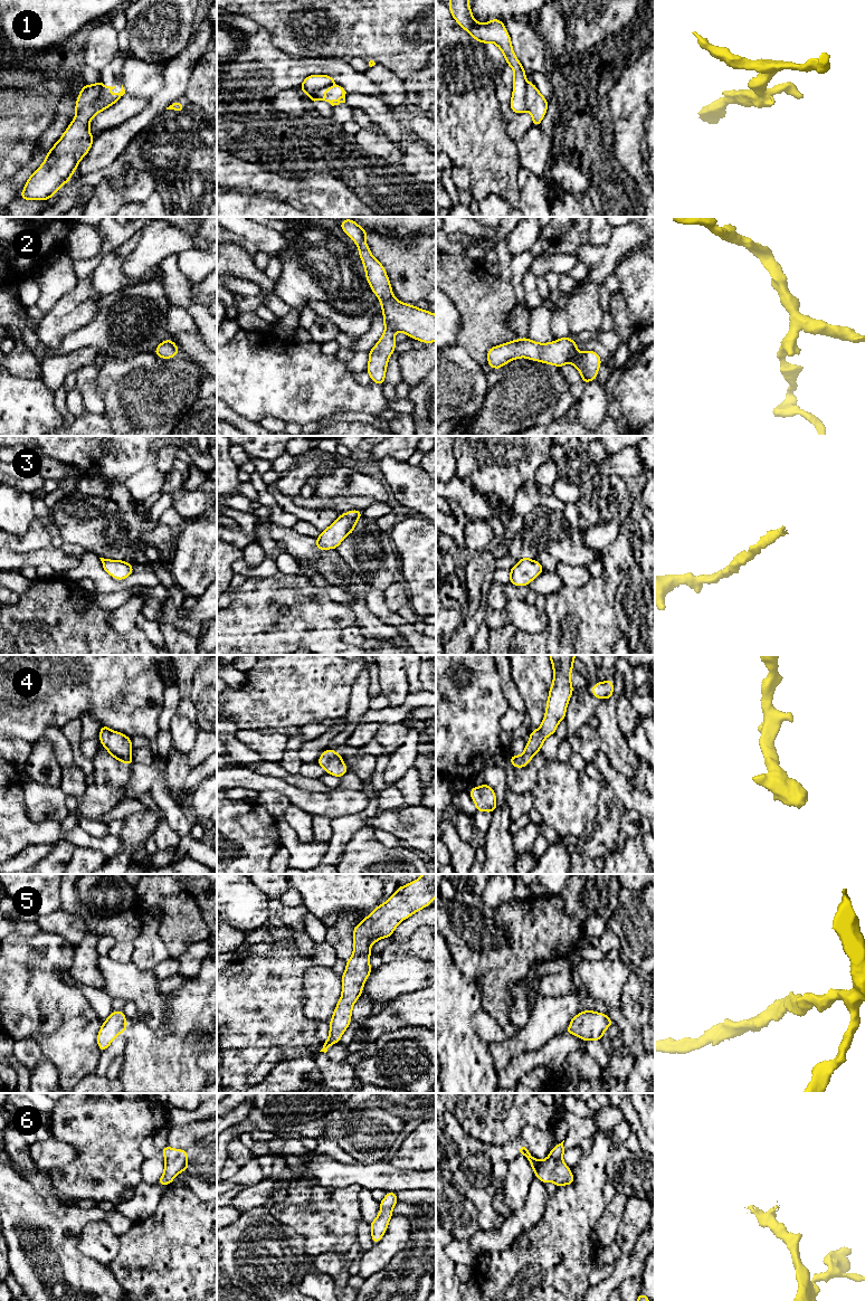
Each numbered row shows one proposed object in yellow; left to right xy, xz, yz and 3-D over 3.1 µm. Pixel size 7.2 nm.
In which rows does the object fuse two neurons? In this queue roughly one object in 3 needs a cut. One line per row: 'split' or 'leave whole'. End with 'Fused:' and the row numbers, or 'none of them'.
1: split
2: leave whole
3: leave whole
4: leave whole
5: leave whole
6: leave whole
Fused: 1

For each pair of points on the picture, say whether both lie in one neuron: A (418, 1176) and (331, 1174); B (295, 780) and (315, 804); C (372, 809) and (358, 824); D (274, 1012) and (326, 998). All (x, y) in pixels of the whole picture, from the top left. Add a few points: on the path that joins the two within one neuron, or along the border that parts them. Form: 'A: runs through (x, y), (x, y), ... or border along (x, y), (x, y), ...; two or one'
A: runs through (397, 1176), (352, 1175); one
B: border along (277, 778), (310, 791), (328, 791); two
C: runs through (369, 813), (360, 820); one
D: border along (304, 977), (303, 1013), (317, 1023); two

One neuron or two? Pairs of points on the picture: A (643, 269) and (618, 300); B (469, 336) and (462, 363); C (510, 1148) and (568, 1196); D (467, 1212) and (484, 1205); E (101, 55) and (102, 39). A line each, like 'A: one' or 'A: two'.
A: two
B: two
C: two
D: two
E: one

